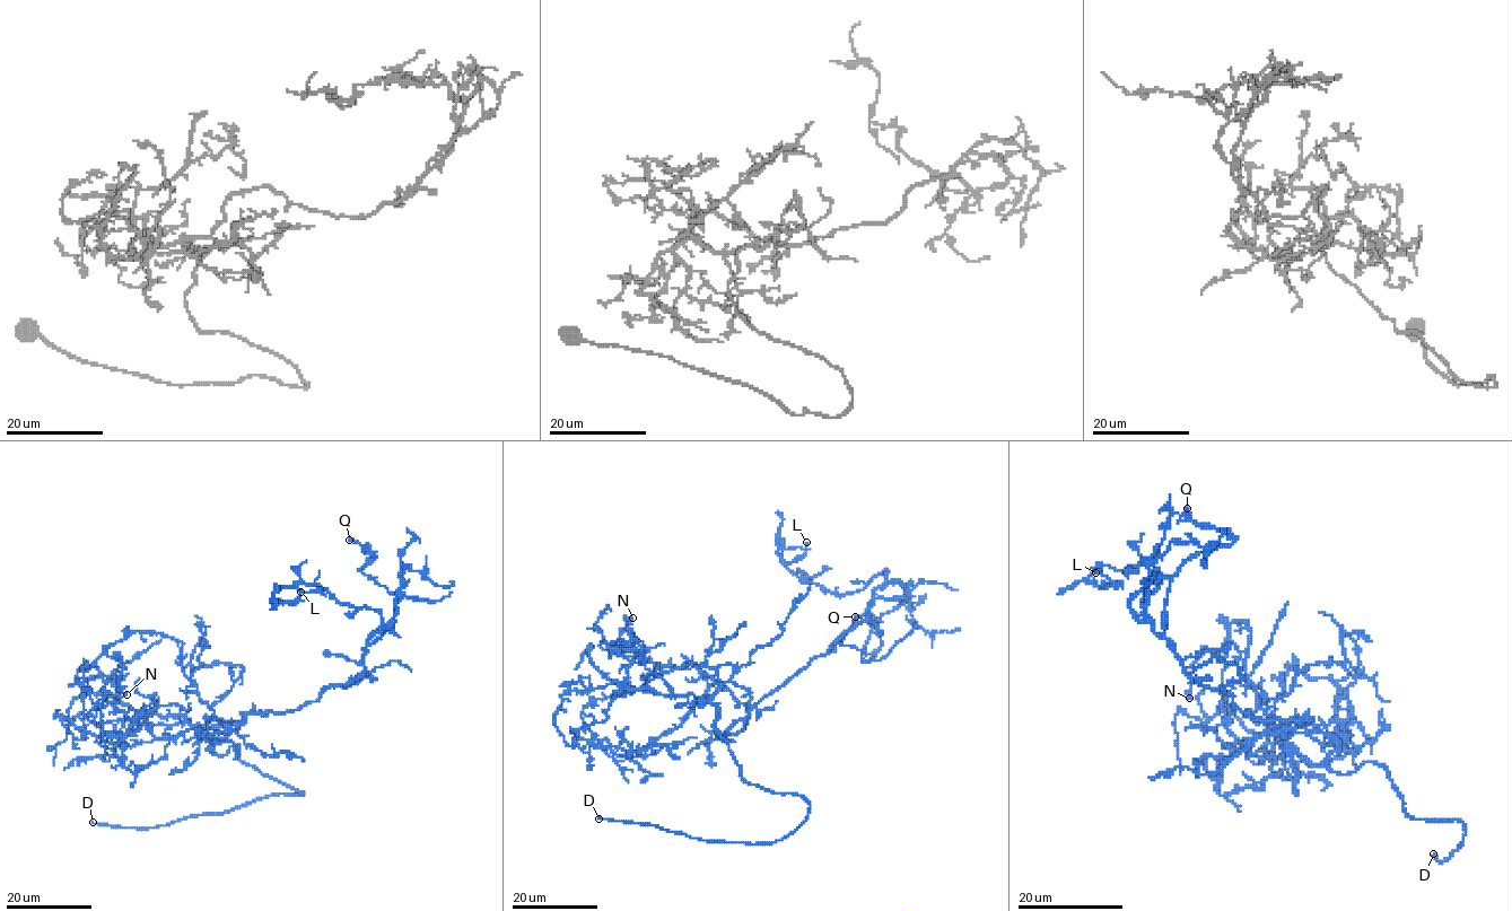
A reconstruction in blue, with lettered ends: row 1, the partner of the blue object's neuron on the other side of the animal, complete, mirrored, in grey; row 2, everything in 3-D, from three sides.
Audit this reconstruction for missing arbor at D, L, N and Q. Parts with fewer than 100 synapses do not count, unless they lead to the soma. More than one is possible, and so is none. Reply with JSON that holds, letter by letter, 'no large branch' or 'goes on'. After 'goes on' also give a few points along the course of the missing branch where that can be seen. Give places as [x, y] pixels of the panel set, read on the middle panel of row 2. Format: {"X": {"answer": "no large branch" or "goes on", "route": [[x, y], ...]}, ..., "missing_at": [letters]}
{"D": {"answer": "goes on", "route": [[599, 818], [566, 820], [553, 822], [555, 826]]}, "L": {"answer": "no large branch"}, "N": {"answer": "no large branch"}, "Q": {"answer": "no large branch"}, "missing_at": ["D"]}

